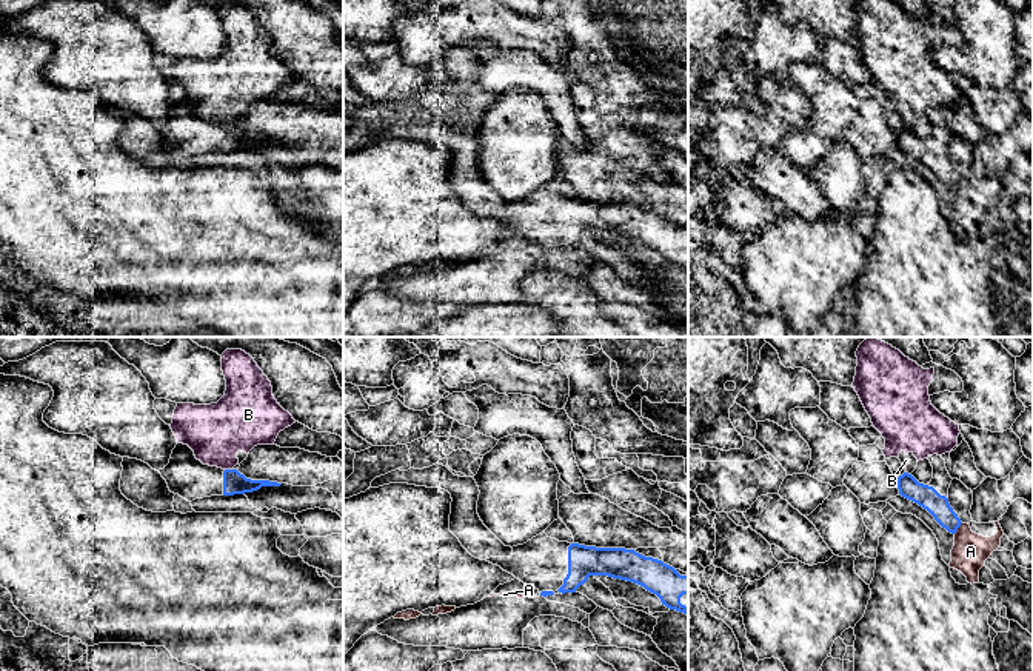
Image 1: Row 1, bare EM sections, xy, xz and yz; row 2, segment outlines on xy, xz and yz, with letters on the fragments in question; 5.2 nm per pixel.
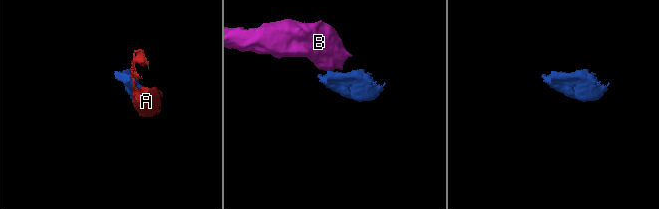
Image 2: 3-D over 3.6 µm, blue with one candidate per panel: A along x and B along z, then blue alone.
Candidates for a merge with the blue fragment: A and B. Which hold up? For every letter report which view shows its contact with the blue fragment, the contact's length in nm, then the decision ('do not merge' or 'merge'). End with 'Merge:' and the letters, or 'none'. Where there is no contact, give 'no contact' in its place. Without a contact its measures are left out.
A: meets blue in yz; contact 80 nm long; do not merge
B: meets blue in xy; contact 40 nm long; do not merge
Merge: none

